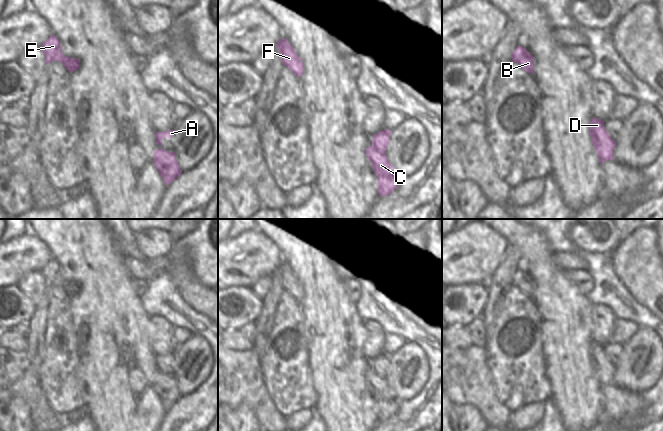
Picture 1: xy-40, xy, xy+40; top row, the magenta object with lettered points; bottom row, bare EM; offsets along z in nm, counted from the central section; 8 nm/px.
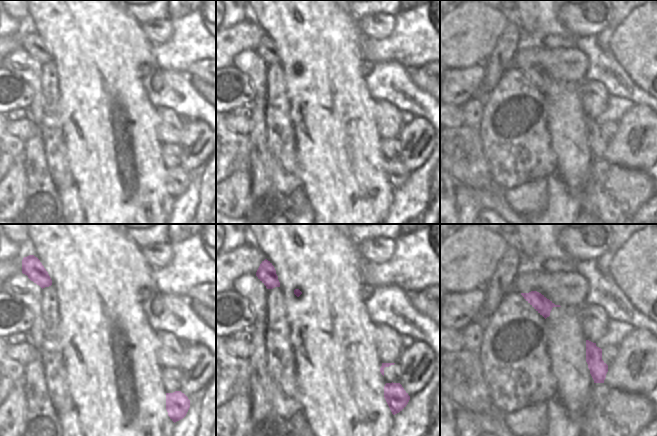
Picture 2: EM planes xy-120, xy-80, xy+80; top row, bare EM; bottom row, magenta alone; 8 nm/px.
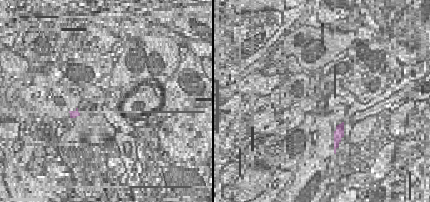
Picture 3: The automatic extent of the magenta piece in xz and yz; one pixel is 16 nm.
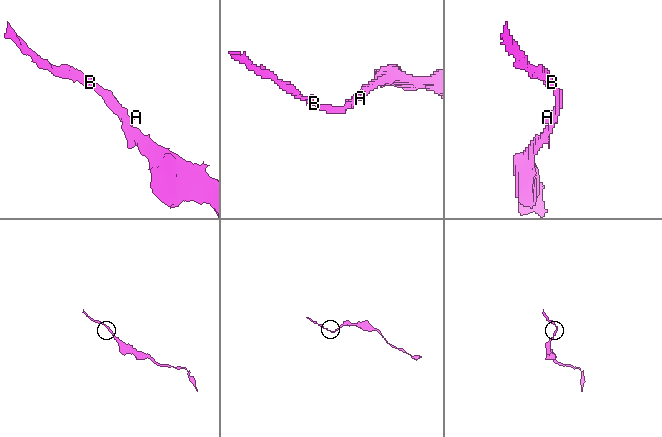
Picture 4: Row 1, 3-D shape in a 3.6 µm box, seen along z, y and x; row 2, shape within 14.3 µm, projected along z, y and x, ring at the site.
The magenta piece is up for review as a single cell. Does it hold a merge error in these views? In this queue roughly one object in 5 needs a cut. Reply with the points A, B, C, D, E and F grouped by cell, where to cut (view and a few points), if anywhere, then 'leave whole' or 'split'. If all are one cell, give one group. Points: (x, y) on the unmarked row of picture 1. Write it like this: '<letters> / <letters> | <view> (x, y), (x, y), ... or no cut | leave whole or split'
A B C D E F | no cut | leave whole

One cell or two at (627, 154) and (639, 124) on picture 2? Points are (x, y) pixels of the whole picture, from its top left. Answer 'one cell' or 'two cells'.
one cell

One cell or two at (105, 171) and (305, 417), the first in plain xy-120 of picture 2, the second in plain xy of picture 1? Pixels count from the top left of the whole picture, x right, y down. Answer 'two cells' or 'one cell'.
two cells

